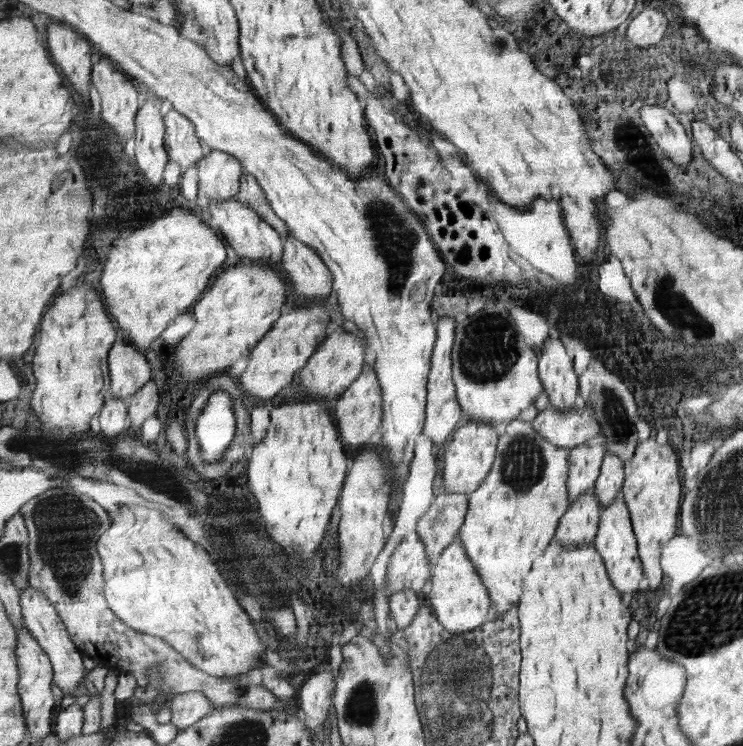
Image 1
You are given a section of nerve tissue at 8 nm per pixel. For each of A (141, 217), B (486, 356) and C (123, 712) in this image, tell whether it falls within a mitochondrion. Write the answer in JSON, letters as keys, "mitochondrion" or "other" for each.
{"A":"other","B":"mitochondrion","C":"other"}

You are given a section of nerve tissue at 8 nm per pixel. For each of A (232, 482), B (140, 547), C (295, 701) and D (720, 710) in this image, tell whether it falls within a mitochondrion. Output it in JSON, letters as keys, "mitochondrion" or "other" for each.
{"A":"other","B":"other","C":"other","D":"other"}

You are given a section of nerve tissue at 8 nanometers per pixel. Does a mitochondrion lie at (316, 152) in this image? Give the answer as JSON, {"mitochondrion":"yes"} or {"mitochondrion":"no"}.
{"mitochondrion":"no"}

